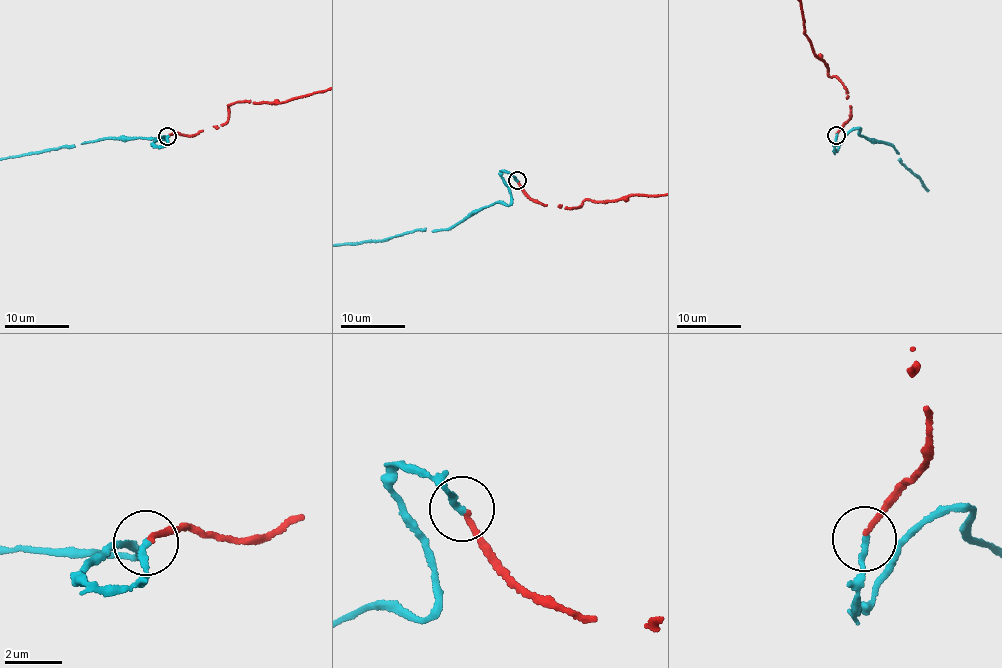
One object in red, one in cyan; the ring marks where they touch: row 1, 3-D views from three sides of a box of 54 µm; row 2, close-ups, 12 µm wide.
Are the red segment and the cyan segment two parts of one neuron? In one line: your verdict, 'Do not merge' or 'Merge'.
Merge

